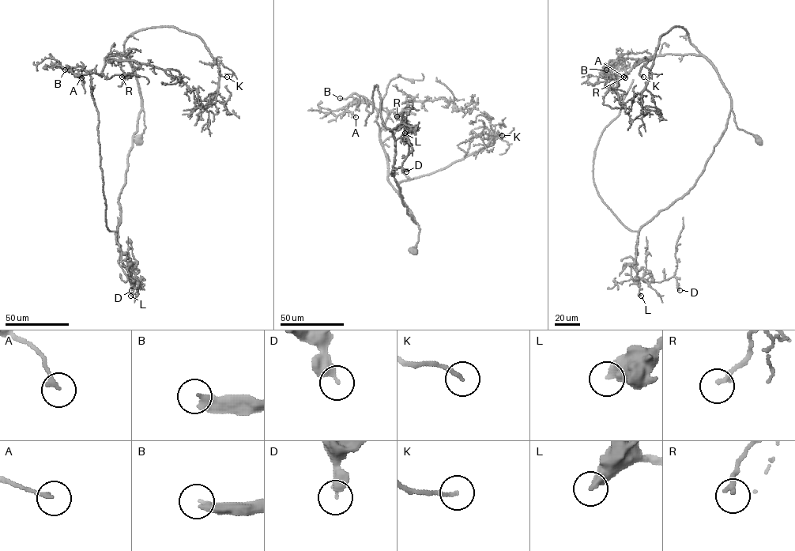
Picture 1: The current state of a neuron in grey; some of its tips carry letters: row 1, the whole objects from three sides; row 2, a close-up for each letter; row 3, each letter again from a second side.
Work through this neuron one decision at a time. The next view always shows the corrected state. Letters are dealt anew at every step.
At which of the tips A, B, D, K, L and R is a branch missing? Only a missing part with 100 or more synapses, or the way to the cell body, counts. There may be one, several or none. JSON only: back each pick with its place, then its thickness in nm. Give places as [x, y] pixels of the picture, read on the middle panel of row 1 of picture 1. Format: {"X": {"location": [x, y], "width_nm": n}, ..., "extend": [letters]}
{"B": {"location": [340, 98], "width_nm": 320}, "extend": ["B"]}

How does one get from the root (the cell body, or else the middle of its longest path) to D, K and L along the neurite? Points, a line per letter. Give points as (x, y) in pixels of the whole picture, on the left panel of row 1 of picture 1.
D: (138, 140), (145, 129), (142, 108), (118, 198), (116, 232), (122, 262), (136, 280), (127, 277), (131, 290)
K: (138, 140), (145, 111), (124, 48), (133, 33), (175, 27), (195, 34), (227, 77)
L: (138, 140), (145, 129), (142, 108), (118, 198), (120, 222), (116, 232), (122, 262), (140, 284), (130, 296)

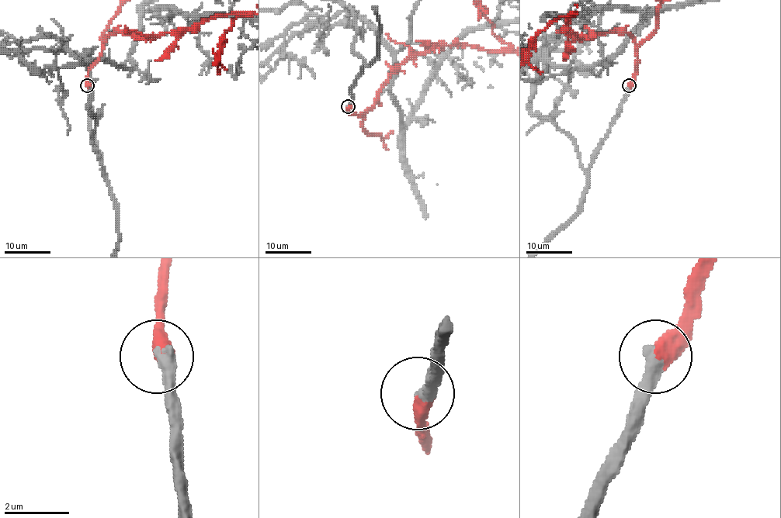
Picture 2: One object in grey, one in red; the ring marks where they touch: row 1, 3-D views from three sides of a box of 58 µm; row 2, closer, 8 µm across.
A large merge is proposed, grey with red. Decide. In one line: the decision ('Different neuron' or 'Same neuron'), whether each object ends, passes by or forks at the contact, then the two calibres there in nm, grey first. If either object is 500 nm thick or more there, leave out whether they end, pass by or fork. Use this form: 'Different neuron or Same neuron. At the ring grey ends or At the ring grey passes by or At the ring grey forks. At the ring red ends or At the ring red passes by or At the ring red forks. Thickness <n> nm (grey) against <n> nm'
Same neuron. Thickness 440 nm (grey) against 550 nm

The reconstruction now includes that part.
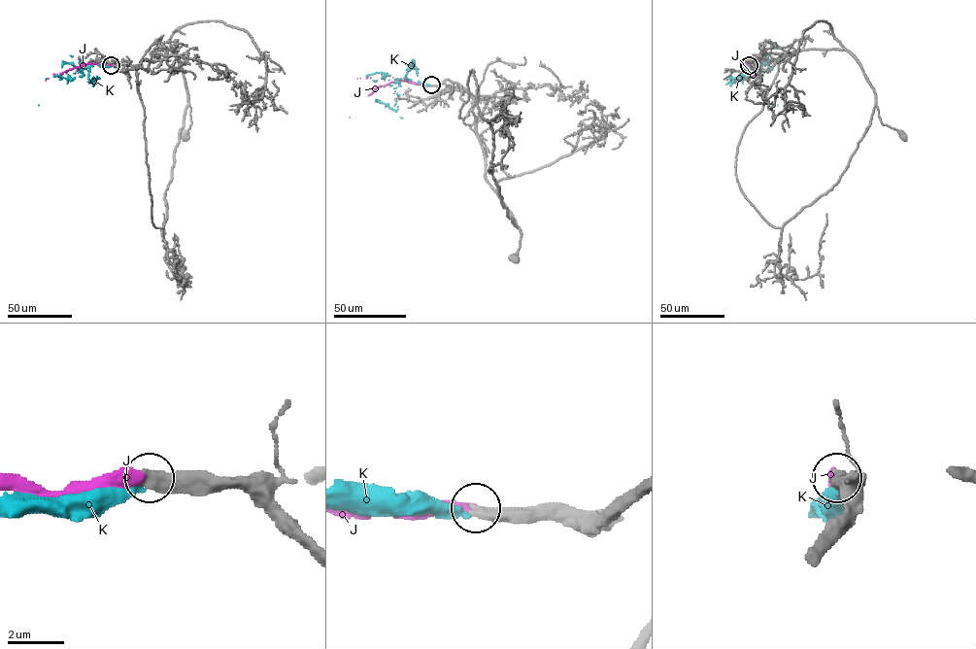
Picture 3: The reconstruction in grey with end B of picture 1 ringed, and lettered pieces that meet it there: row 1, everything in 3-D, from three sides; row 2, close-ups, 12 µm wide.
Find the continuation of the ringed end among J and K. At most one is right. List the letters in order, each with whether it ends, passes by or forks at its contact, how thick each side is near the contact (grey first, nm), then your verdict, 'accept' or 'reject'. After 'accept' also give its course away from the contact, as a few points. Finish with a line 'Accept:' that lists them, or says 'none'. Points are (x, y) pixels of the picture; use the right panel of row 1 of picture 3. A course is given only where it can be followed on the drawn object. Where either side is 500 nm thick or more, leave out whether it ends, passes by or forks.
J: 500 nm thick on the grey side, 320 nm on the other; accept; it runs (749, 65), (745, 64), (751, 73), (742, 75), (743, 80)
K: it ends there; 440 nm thick on the grey side, 320 nm on the other; reject
Accept: J

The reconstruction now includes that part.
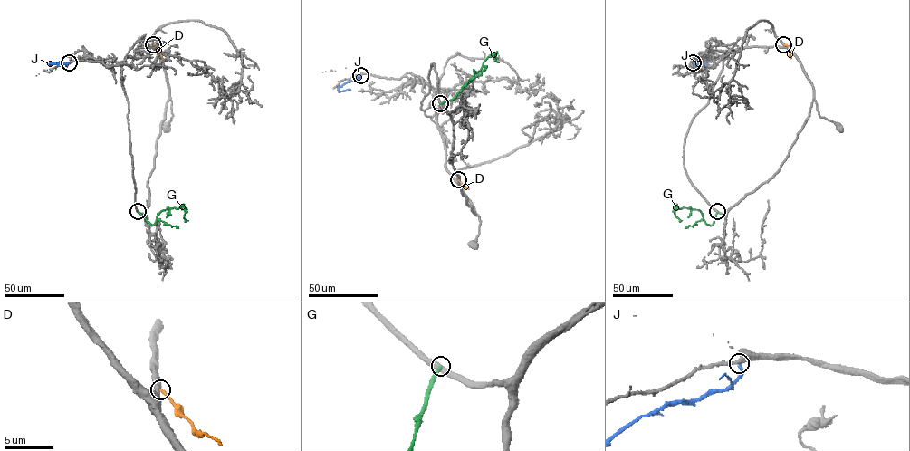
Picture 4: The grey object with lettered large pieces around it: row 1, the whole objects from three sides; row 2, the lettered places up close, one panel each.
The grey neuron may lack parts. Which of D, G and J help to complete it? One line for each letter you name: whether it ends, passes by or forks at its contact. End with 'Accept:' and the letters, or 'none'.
J: it ends
Accept: J

